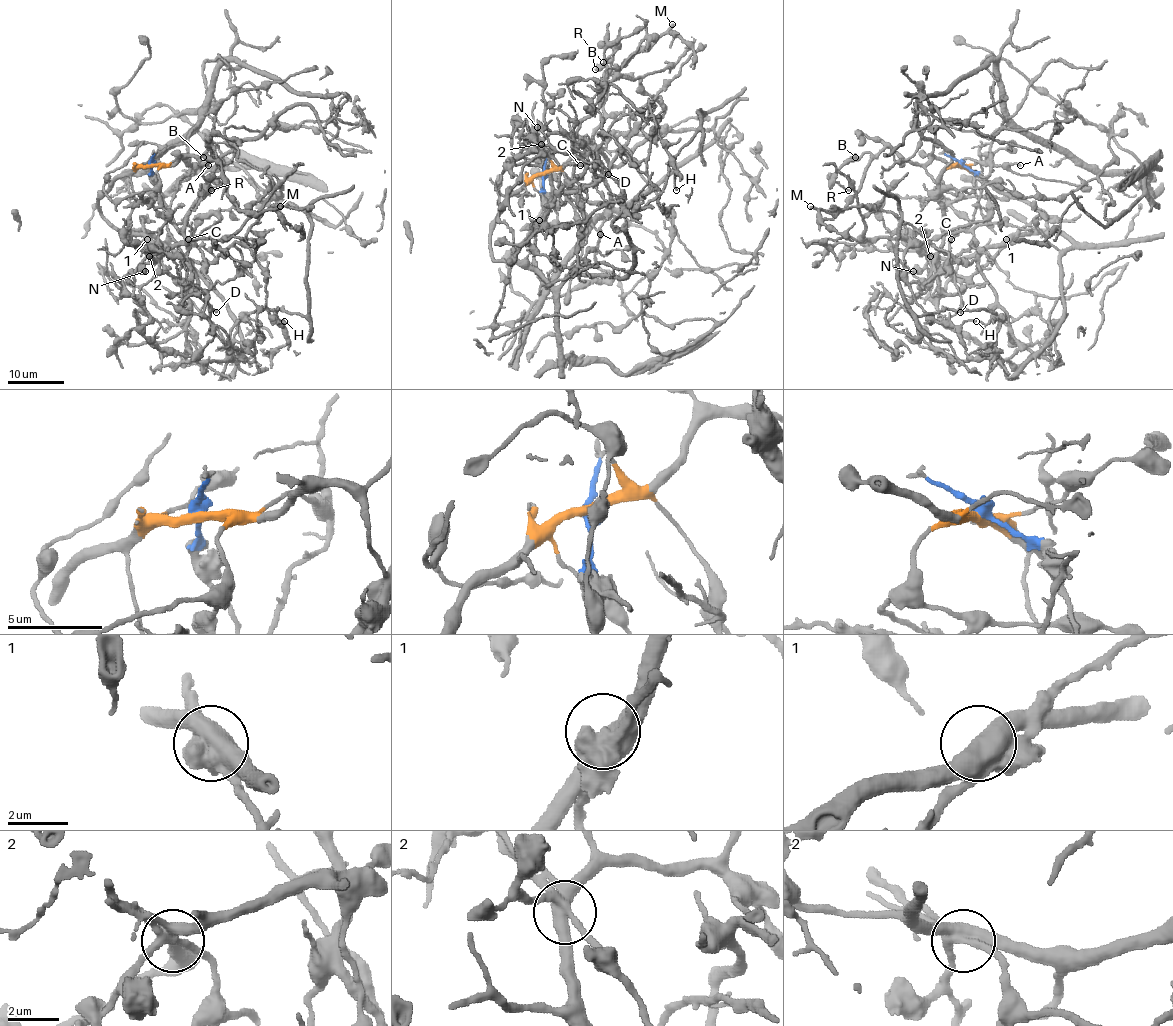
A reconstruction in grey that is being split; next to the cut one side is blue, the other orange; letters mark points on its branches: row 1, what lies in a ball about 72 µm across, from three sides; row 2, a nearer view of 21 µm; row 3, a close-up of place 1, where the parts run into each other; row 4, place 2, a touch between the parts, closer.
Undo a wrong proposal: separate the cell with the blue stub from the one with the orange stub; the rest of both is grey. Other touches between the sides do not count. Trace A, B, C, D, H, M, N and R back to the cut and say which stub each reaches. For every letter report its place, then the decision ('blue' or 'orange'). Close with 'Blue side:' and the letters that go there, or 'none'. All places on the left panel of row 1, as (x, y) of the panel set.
A: at (208, 165); orange
B: at (203, 157); orange
C: at (188, 239); blue
D: at (216, 312); blue
H: at (284, 321); orange
M: at (280, 206); orange
N: at (145, 271); blue
R: at (211, 190); orange
Blue side: C, D, N

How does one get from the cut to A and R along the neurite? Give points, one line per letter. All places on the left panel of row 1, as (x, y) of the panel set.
A: (151, 164), (169, 164), (179, 159), (195, 166), (205, 163), (208, 166)
R: (151, 164), (173, 164), (186, 156), (194, 156), (201, 164), (211, 159), (212, 146), (223, 181), (211, 191)

